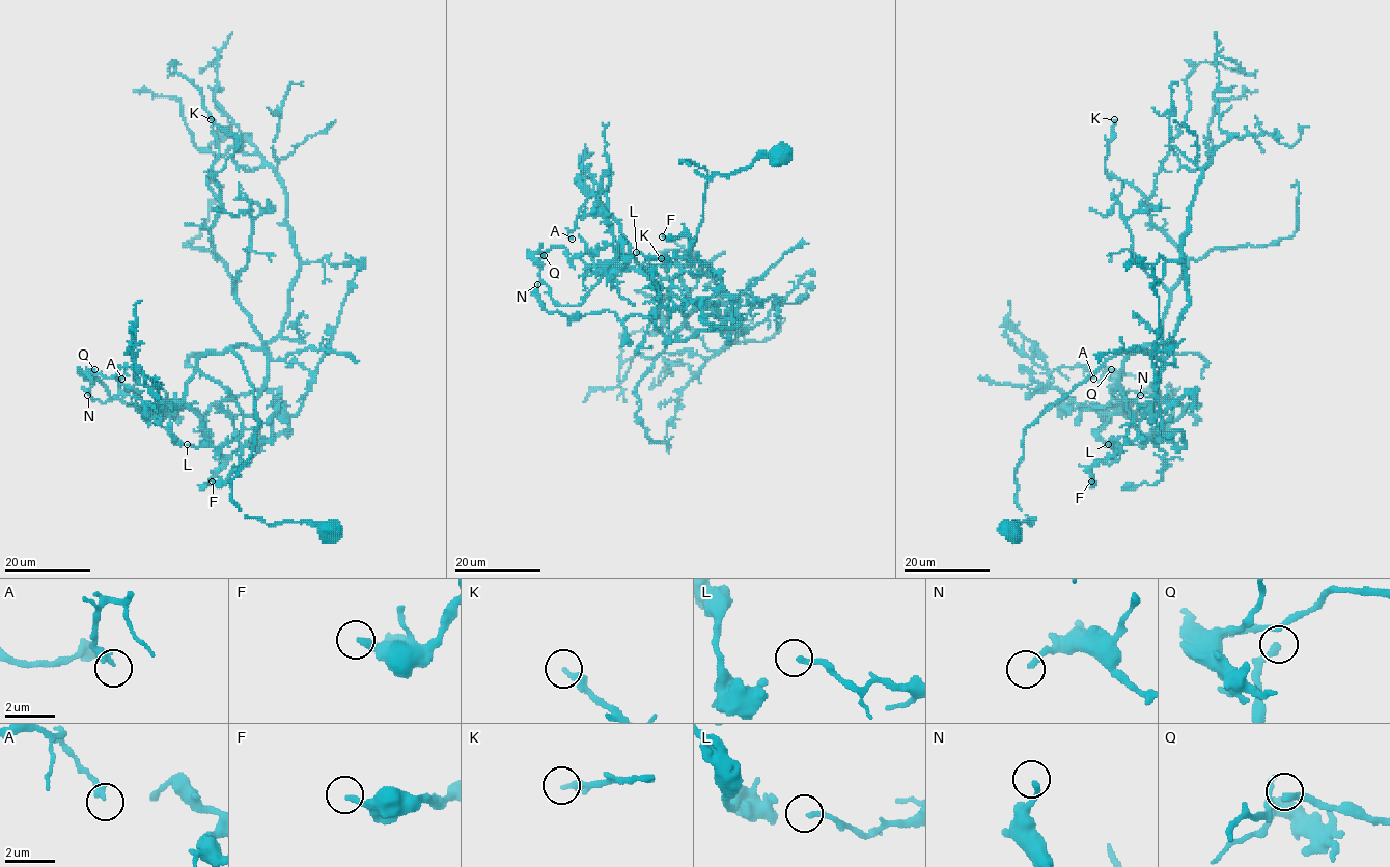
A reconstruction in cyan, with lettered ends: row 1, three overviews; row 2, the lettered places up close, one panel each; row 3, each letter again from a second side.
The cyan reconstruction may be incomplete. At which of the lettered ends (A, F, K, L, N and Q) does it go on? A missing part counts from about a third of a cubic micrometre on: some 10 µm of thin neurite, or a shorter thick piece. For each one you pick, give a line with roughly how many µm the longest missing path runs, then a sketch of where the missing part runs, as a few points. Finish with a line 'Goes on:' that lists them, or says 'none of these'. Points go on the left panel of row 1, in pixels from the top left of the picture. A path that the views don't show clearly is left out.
Q: Missing length about 45 µm. Course of what is missing: (94, 369), (98, 367), (84, 331), (103, 302), (104, 291), (111, 284)
Goes on: Q

